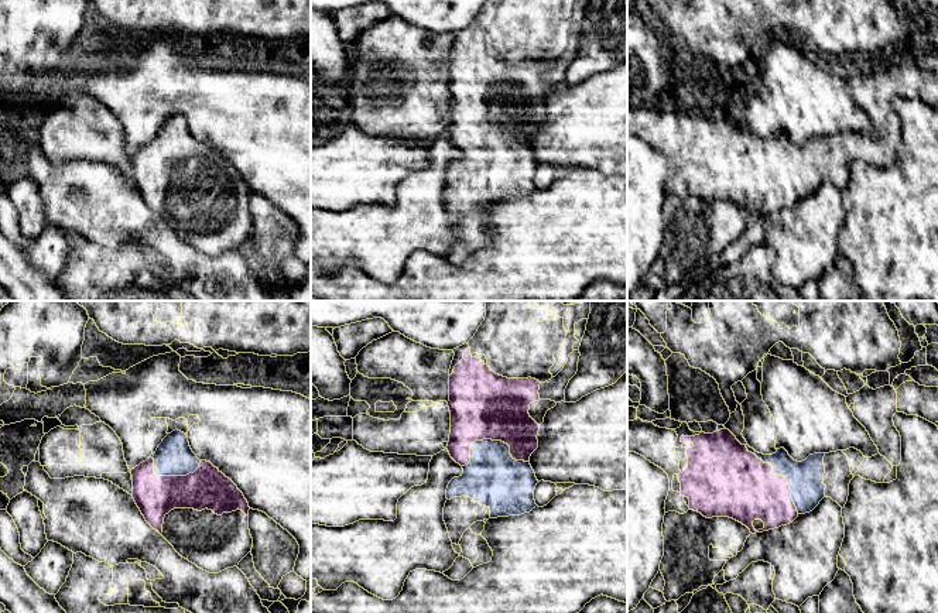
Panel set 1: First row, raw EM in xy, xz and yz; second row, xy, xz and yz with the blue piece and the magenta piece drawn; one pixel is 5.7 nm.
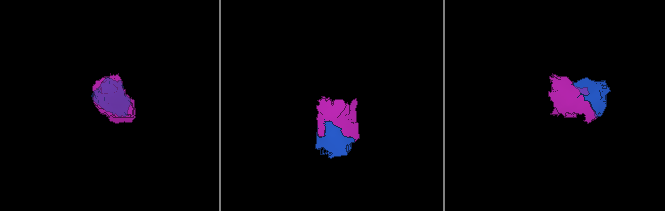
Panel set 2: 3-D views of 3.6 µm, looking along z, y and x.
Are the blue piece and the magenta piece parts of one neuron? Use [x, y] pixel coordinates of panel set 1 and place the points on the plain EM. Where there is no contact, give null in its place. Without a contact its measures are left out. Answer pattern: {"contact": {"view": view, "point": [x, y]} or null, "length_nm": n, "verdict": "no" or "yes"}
{"contact": {"view": "xz", "point": [490, 123]}, "length_nm": 380, "verdict": "yes"}

